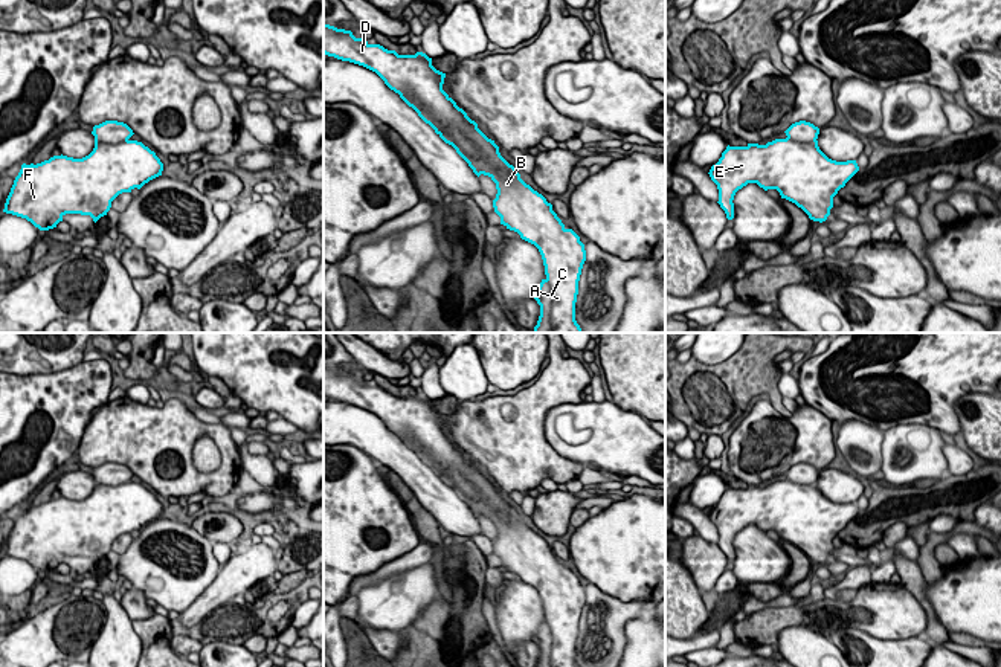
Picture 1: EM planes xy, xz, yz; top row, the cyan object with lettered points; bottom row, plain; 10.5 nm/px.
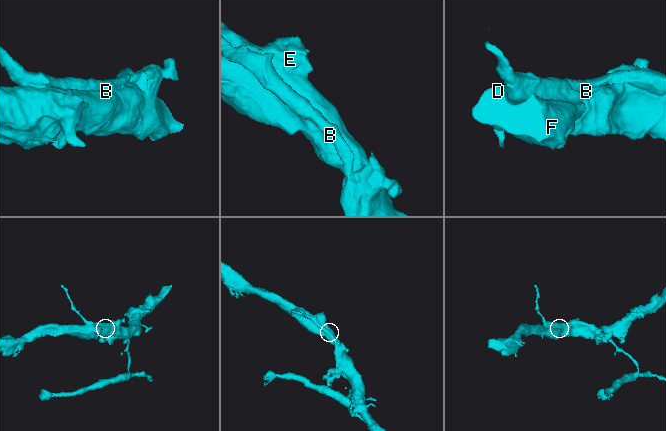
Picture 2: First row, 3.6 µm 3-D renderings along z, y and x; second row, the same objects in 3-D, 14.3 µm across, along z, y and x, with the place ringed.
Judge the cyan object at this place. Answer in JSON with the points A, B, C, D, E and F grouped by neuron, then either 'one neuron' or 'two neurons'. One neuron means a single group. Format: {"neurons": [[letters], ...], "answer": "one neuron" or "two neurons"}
{"neurons": [["A", "B", "D", "E", "F"], ["C"]], "answer": "two neurons"}

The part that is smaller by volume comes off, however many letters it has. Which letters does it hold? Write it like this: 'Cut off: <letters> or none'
Cut off: C

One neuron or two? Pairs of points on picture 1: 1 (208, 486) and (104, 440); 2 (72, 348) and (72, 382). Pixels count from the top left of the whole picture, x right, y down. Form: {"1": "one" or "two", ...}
{"1": "one", "2": "two"}

